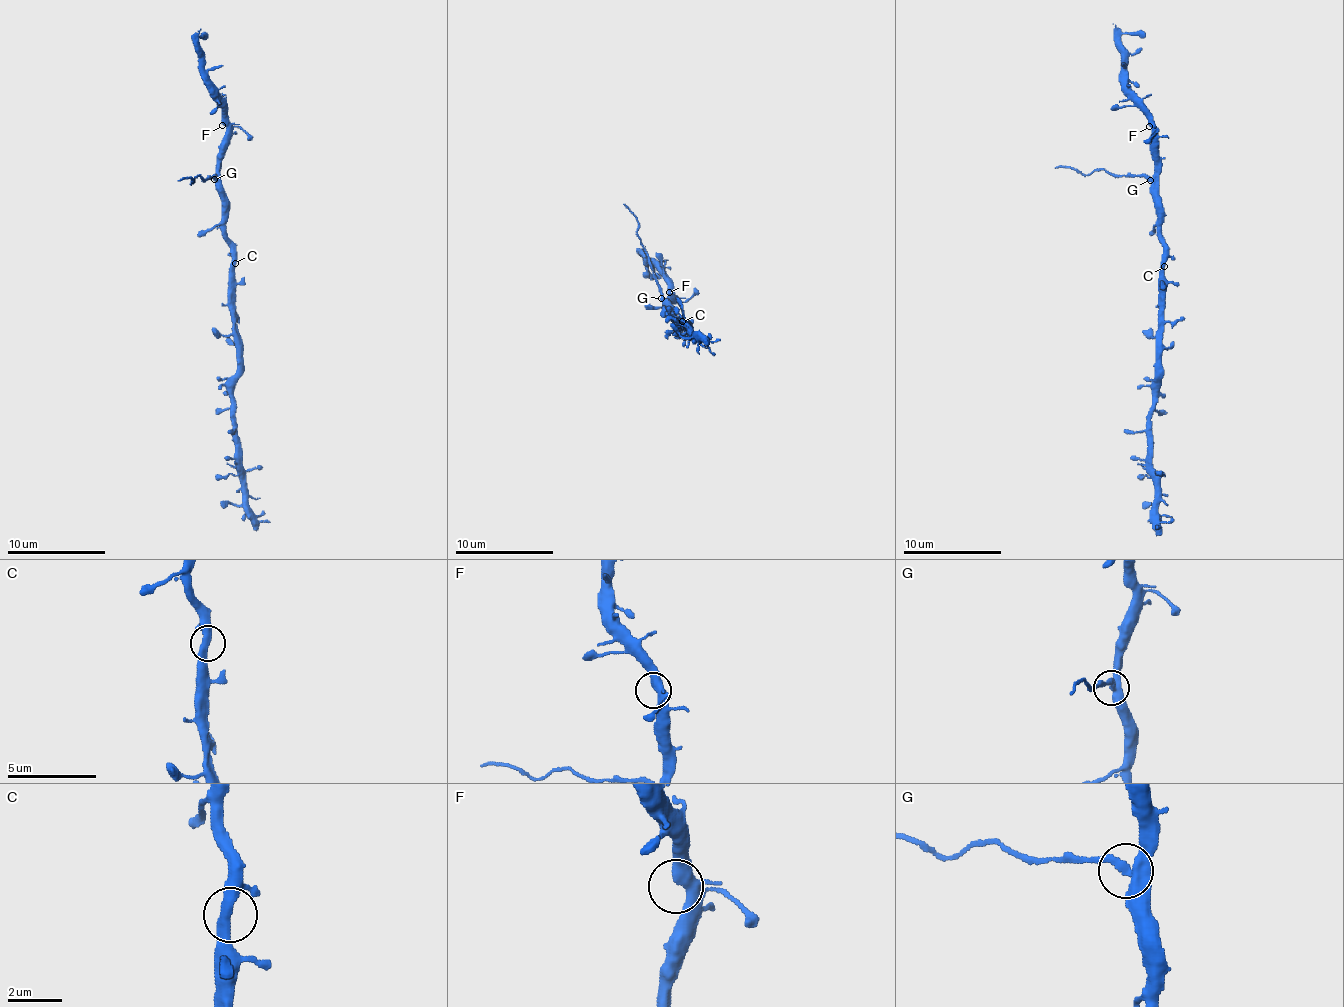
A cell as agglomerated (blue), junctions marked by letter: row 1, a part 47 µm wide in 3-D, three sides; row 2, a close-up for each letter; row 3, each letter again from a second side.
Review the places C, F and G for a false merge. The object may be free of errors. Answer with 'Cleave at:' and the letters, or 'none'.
Cleave at: G

